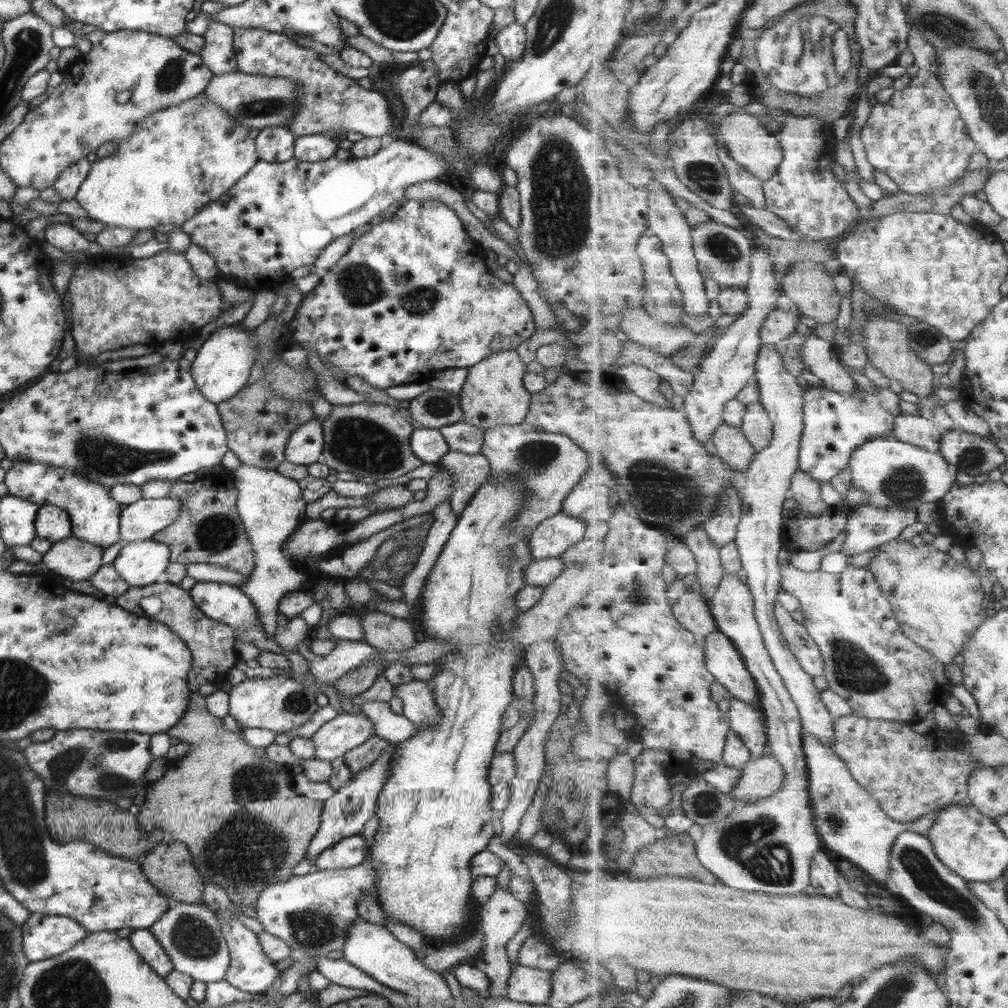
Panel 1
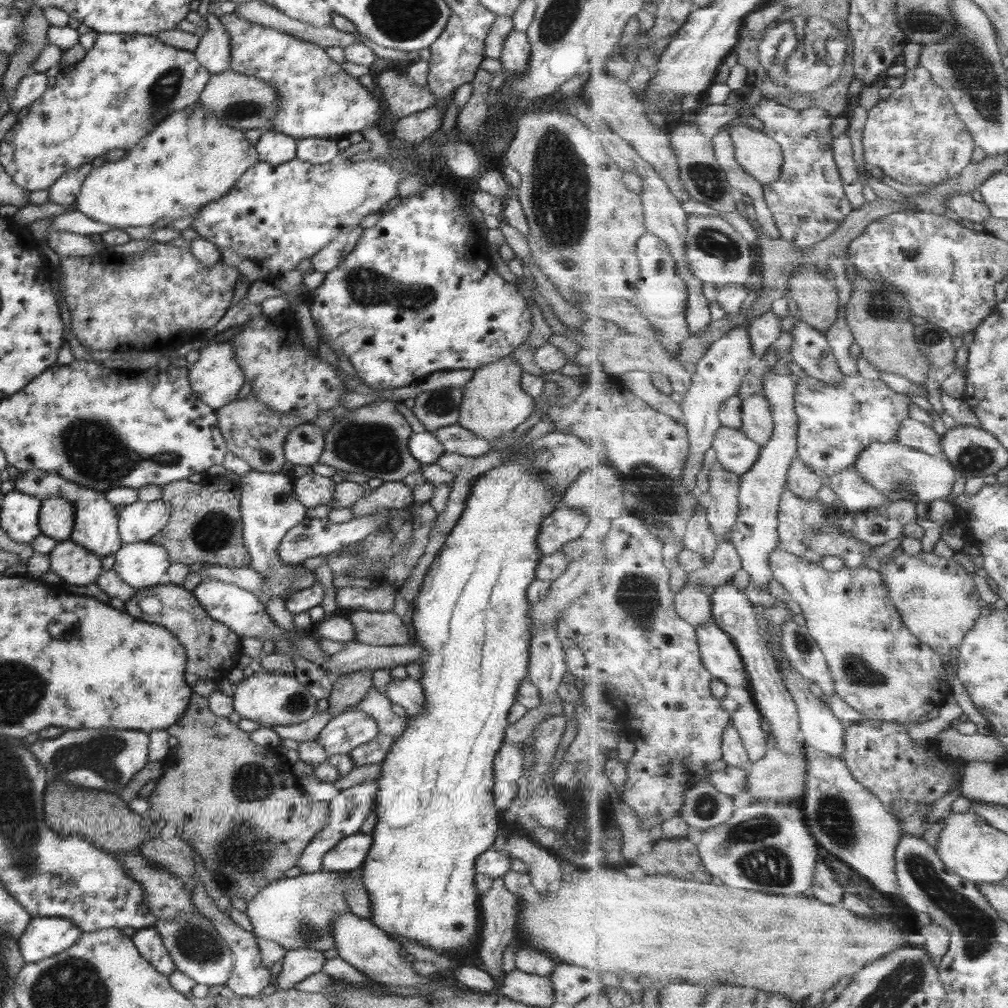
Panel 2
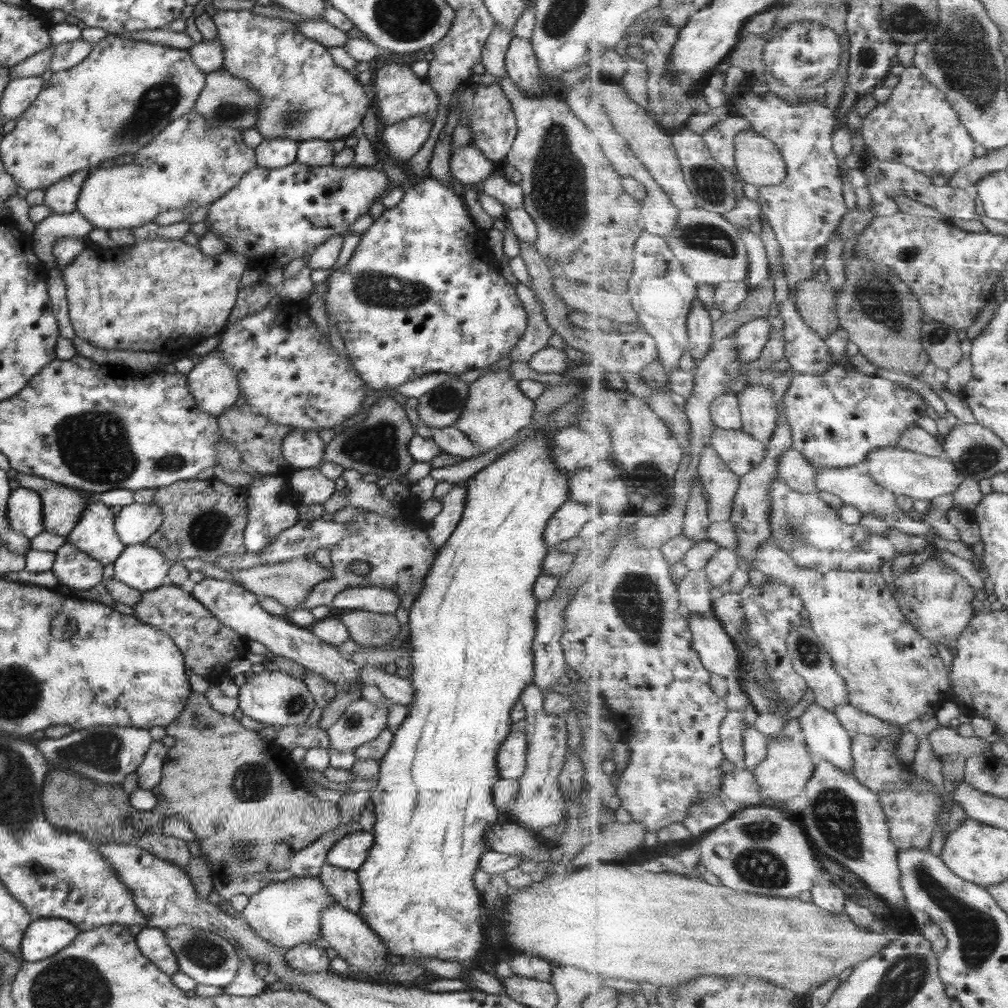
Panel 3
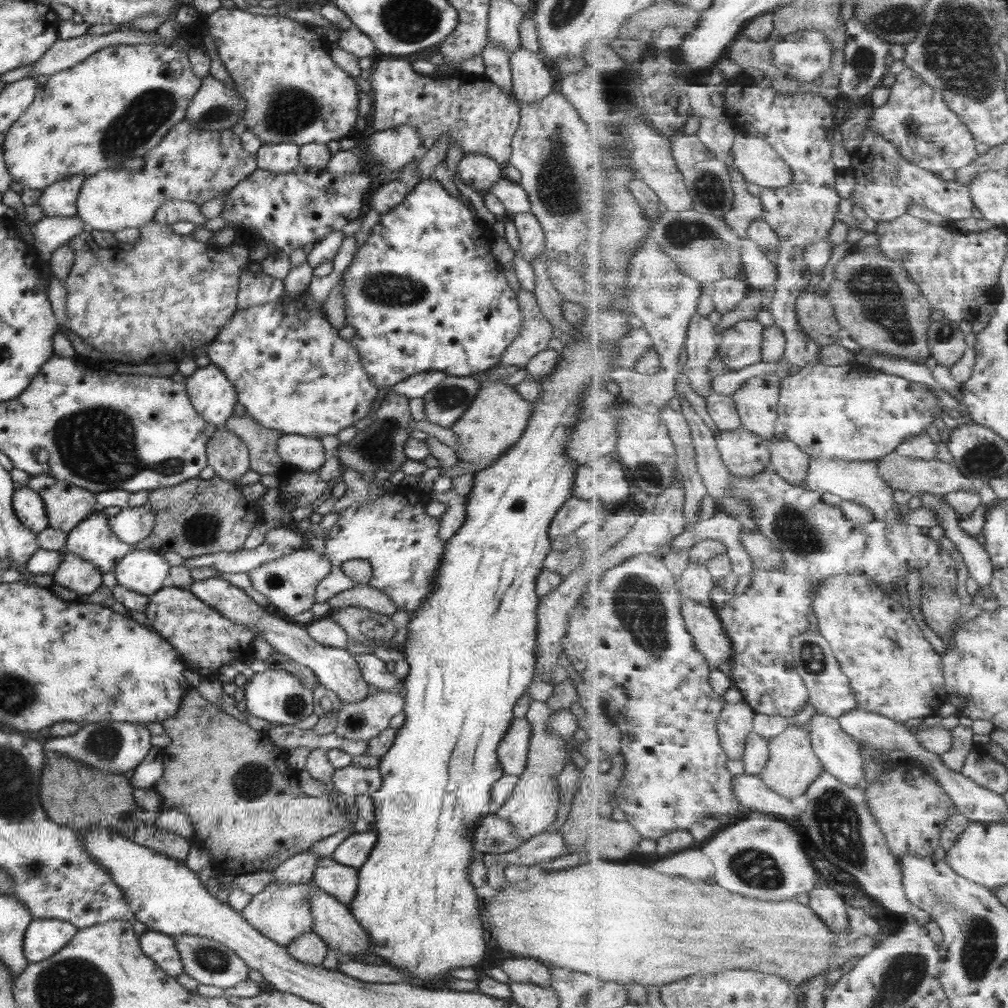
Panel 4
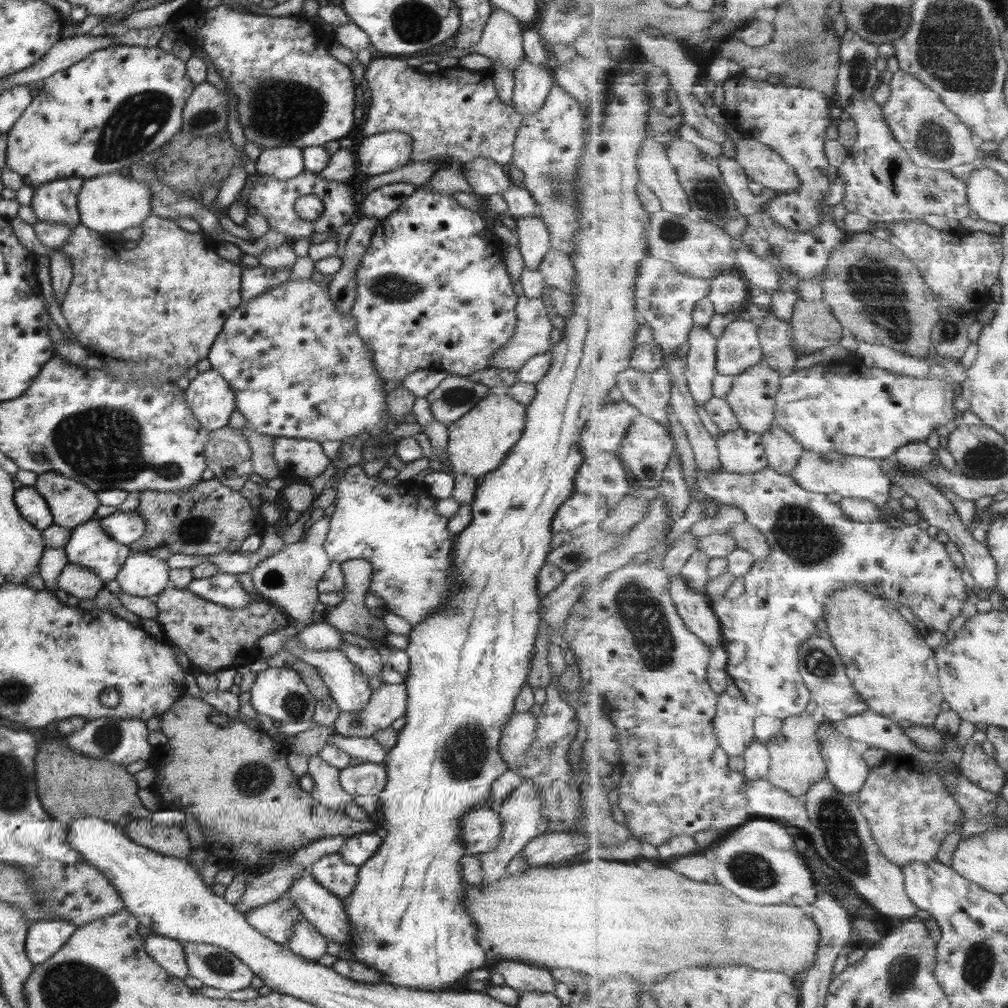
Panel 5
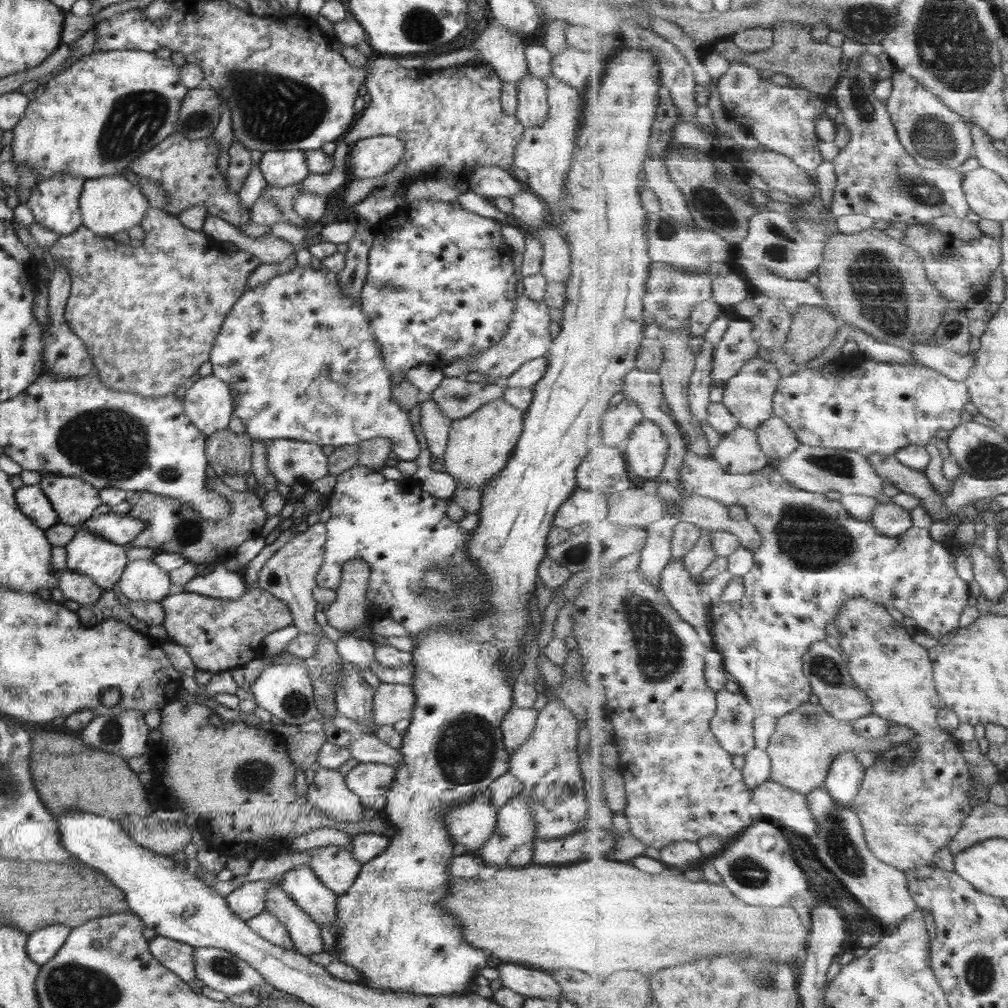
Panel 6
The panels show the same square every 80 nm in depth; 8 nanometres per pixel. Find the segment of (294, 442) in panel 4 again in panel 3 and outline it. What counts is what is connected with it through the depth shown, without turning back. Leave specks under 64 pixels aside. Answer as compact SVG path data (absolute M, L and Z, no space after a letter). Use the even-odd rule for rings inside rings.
M292 429L283 437L280 452L286 467L308 469L320 464L324 444L317 433L316 430Z

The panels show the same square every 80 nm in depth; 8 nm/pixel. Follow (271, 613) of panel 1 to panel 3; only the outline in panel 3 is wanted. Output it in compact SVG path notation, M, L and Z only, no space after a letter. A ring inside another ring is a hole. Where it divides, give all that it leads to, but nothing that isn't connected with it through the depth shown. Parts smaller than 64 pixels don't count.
M261 475L258 477L251 477L249 485L246 486L246 513L245 526L242 534L242 543L246 552L249 554L256 554L269 546L275 537L286 528L293 526L299 521L297 516L296 502L283 502L283 488L287 486L287 478L285 475Z

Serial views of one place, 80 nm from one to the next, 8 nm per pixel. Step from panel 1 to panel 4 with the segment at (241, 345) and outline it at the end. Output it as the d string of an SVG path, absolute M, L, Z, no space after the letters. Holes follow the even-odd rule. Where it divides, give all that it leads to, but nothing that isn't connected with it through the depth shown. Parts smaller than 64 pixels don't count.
M210 362L206 366L196 368L182 381L191 406L208 423L221 427L232 414L233 405L237 403L234 386L221 369Z

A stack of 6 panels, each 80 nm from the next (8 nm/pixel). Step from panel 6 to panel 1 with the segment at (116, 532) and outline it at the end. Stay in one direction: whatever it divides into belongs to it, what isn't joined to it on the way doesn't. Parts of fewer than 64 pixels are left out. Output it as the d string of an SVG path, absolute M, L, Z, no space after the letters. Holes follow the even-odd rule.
M141 497L120 511L118 533L125 542L144 541L169 526L182 507L182 499Z

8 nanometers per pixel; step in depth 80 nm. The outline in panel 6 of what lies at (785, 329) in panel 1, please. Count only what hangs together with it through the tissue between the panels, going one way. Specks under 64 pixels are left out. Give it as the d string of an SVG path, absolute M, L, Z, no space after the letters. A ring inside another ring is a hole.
M732 318L729 330L715 345L712 366L714 382L725 386L752 358L759 354L759 346L753 339L755 323L752 320Z

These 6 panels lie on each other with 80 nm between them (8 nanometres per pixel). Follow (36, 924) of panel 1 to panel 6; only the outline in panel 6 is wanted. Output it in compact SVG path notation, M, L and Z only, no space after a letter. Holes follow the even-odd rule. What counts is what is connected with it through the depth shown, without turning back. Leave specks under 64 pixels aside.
M50 924L26 936L25 952L35 964L45 964L61 948L70 929L62 924Z

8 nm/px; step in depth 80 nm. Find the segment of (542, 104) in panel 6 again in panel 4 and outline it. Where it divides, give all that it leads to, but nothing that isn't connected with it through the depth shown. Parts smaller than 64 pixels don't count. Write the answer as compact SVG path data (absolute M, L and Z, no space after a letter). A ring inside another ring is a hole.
M519 45L508 57L508 63L513 100L517 104L535 102L551 92L556 76L538 53L525 50Z

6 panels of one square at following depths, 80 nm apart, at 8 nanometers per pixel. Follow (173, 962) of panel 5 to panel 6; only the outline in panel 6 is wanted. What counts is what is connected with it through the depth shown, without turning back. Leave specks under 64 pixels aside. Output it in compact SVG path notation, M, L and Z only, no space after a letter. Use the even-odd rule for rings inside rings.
M155 936L148 941L149 954L179 980L188 983L194 978L192 947L169 938Z

